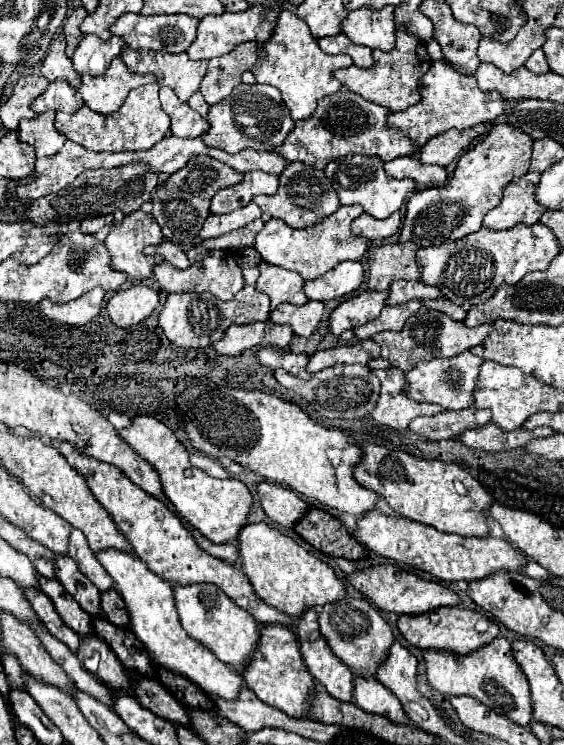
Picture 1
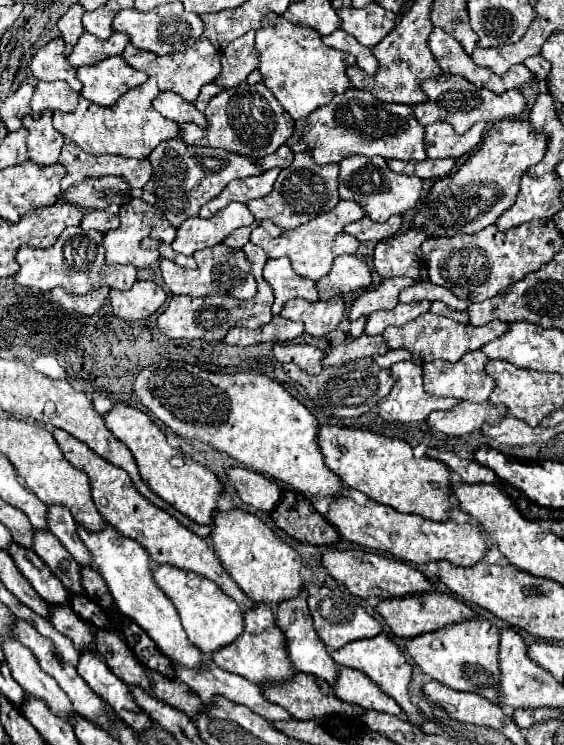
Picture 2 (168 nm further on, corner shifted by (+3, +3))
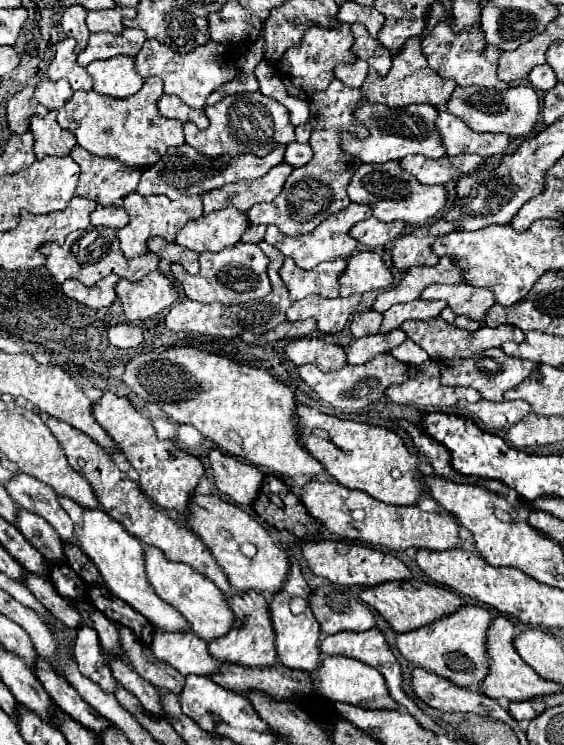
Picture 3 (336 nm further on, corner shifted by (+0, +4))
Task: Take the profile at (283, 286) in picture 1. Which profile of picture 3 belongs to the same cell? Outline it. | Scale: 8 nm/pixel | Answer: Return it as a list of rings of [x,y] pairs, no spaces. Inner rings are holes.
[[[286,258],[284,266],[280,268],[280,276],[288,286],[292,300],[302,300],[310,294],[336,298],[340,294],[338,278],[346,270],[346,264],[348,258],[336,258],[330,262],[322,262],[312,270],[302,270],[292,258]]]

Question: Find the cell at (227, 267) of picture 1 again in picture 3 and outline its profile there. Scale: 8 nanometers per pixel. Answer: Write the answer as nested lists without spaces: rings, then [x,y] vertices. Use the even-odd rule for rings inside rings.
[[[238,242],[232,248],[226,248],[222,252],[202,252],[200,254],[200,272],[196,276],[188,274],[182,264],[172,264],[174,278],[182,284],[186,296],[190,300],[198,302],[220,302],[224,306],[244,304],[248,300],[264,298],[270,292],[270,280],[268,280],[268,256],[258,248],[258,244],[244,244]]]

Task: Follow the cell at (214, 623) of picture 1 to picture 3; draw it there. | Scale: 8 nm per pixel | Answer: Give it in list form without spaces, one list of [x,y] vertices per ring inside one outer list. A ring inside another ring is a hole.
[[[144,546],[144,560],[146,560],[148,582],[154,588],[154,592],[188,620],[188,624],[196,636],[210,642],[210,640],[226,634],[232,628],[234,616],[226,604],[226,596],[206,576],[202,576],[188,564],[168,560],[162,554],[162,550],[158,550],[156,546]]]

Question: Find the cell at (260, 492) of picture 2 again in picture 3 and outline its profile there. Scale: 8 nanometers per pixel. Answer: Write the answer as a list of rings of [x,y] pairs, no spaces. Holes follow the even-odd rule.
[[[212,448],[208,452],[212,476],[216,488],[230,496],[236,504],[250,504],[258,496],[258,486],[264,480],[264,474],[242,460],[236,460],[230,454],[220,452],[218,448]]]

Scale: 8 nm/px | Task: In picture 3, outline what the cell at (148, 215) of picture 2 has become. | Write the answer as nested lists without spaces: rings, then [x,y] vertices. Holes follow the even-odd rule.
[[[132,192],[124,198],[124,208],[130,214],[130,222],[118,230],[120,250],[126,258],[136,258],[148,252],[146,240],[150,236],[162,236],[168,242],[174,242],[178,230],[182,230],[190,220],[202,216],[202,196],[182,196],[180,200],[170,200],[168,196],[140,196],[138,192]]]

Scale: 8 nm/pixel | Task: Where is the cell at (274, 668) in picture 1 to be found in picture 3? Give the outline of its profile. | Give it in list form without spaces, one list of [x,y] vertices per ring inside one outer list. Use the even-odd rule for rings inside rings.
[[[236,592],[226,602],[234,614],[234,624],[228,634],[208,642],[210,654],[216,660],[236,662],[242,666],[272,666],[276,662],[276,646],[268,602],[264,600],[264,596],[258,592]]]

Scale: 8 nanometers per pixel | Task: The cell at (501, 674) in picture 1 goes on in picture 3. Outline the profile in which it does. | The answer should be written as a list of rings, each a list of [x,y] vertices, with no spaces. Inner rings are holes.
[[[466,604],[460,606],[456,612],[424,626],[418,630],[410,630],[396,636],[396,648],[398,652],[412,664],[426,668],[428,672],[434,672],[456,686],[464,686],[470,690],[478,690],[480,682],[484,680],[488,672],[488,658],[486,658],[486,630],[492,622],[490,610]]]

